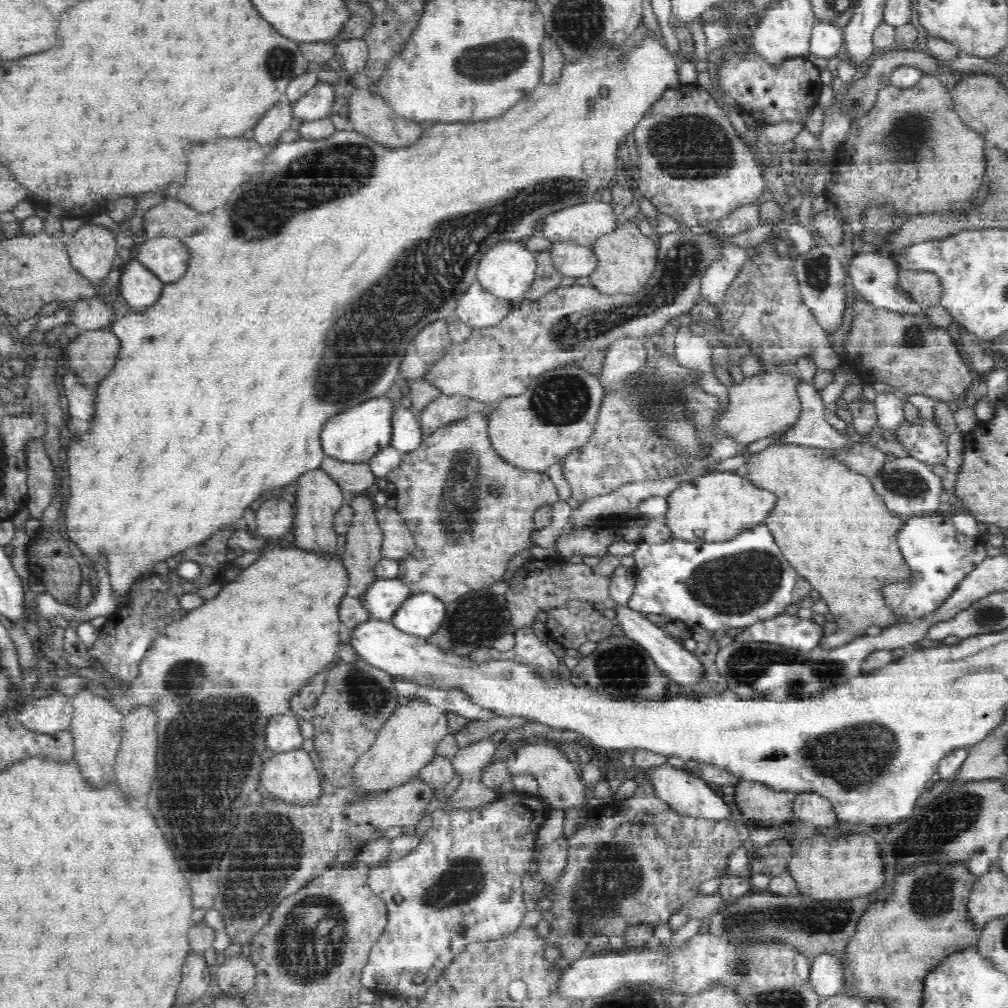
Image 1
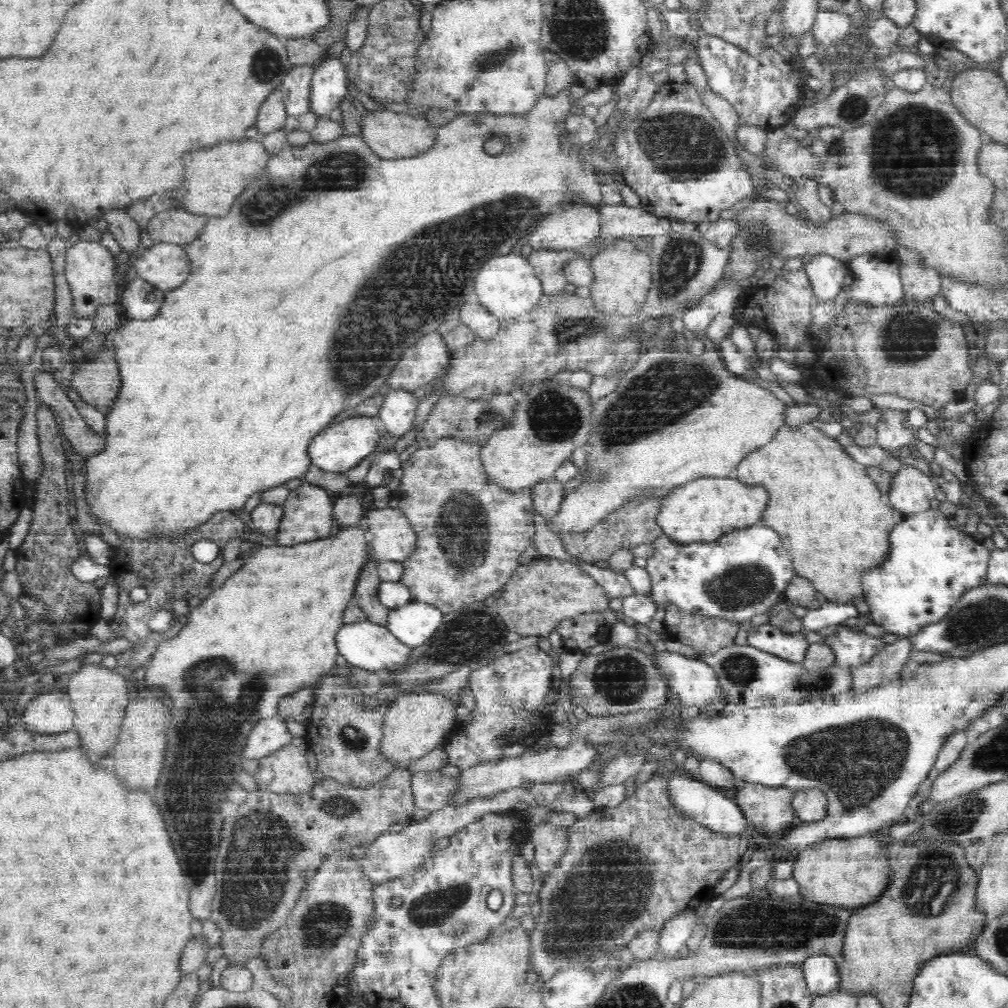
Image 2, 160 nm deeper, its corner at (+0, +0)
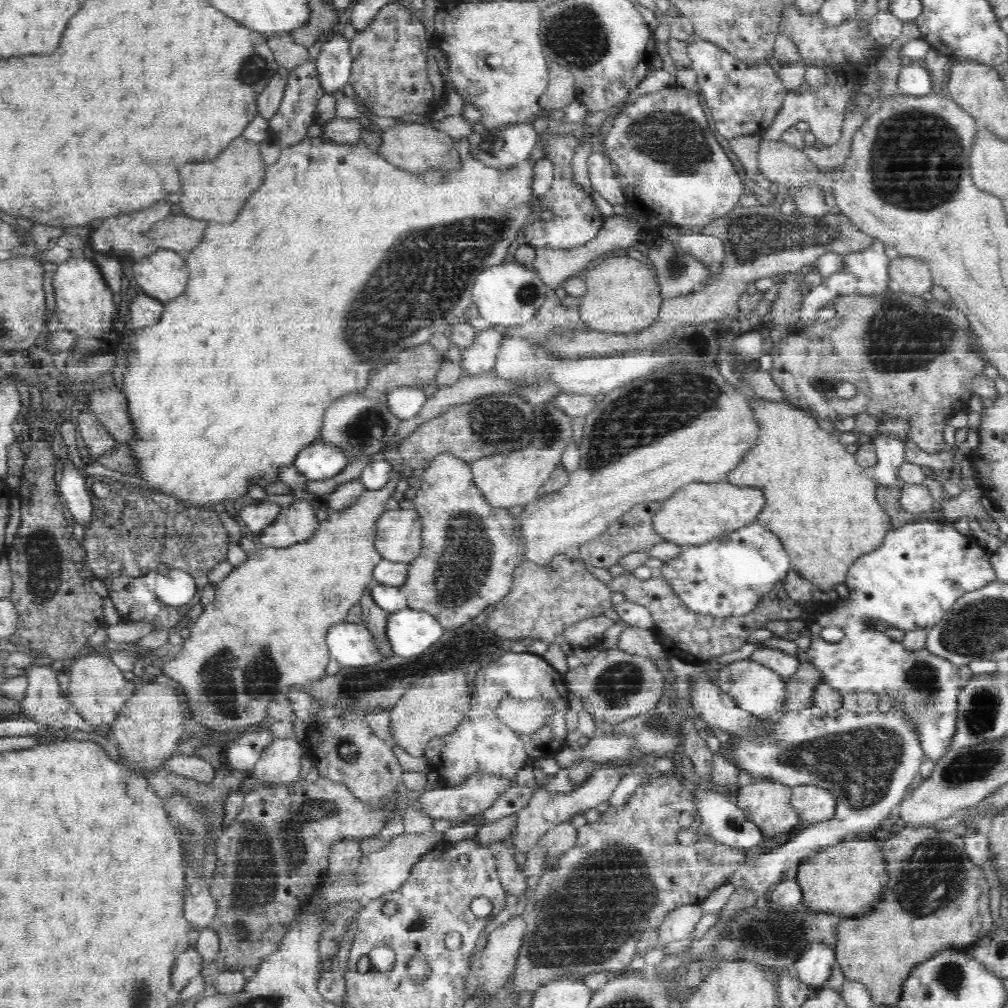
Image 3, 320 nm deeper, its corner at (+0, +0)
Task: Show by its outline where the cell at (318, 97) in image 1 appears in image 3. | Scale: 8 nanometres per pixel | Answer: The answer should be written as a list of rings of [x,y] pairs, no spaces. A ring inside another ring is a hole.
[[[334,35],[325,42],[316,60],[320,88],[324,94],[338,96],[351,79],[351,41],[343,35]]]

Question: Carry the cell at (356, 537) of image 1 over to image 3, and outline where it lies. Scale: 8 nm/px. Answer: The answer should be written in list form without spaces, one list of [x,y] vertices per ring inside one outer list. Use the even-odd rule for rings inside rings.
[[[371,585],[368,586],[359,601],[363,612],[362,624],[371,632],[375,644],[379,647],[379,652],[382,652],[383,656],[387,659],[392,656],[393,652],[387,637],[386,628],[387,620],[391,613],[380,609],[380,607],[374,603],[370,590]]]

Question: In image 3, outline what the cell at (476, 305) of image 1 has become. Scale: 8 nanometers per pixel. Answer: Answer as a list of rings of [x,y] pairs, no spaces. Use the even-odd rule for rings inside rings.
[[[491,325],[485,331],[476,332],[476,340],[465,349],[461,349],[459,366],[465,375],[476,376],[482,372],[493,370],[499,344],[503,339],[501,325]]]

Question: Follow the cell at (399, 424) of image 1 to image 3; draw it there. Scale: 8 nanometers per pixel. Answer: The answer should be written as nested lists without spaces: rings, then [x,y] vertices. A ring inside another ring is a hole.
[[[399,386],[384,395],[390,412],[402,420],[408,420],[420,414],[428,398],[424,389],[418,386]]]

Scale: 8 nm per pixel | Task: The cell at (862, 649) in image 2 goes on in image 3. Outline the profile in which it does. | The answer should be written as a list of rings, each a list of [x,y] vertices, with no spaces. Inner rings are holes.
[[[932,519],[928,520],[918,520],[908,522],[906,525],[902,525],[901,528],[891,529],[886,533],[884,542],[876,547],[874,551],[869,552],[866,555],[859,556],[854,564],[848,569],[847,579],[845,580],[846,588],[850,594],[848,598],[841,599],[829,604],[819,605],[809,614],[809,619],[807,620],[810,629],[811,643],[807,648],[805,654],[805,660],[809,662],[814,668],[817,668],[821,672],[821,677],[824,683],[830,685],[834,690],[837,690],[842,697],[850,692],[863,692],[870,694],[873,692],[878,695],[879,698],[884,698],[884,696],[892,696],[890,698],[890,708],[896,708],[901,710],[901,712],[912,712],[911,720],[914,720],[915,728],[918,728],[918,736],[920,738],[920,745],[923,746],[923,751],[925,755],[930,758],[935,764],[941,759],[941,756],[946,754],[948,750],[952,747],[952,740],[955,739],[956,732],[956,721],[957,721],[957,696],[960,694],[960,669],[958,665],[952,666],[950,668],[951,662],[942,657],[937,657],[933,655],[928,649],[923,648],[922,650],[910,651],[904,647],[904,644],[895,642],[888,634],[884,633],[882,628],[884,627],[894,627],[906,631],[913,631],[918,629],[929,629],[936,626],[946,616],[946,613],[950,611],[955,603],[964,596],[965,593],[976,591],[977,588],[984,588],[987,584],[996,582],[998,577],[996,577],[996,569],[990,561],[990,556],[992,552],[987,551],[981,547],[977,540],[973,538],[966,538],[964,534],[954,530],[954,526],[947,524],[942,526],[942,520],[934,521]],[[828,626],[838,626],[842,632],[844,632],[844,637],[838,642],[827,642],[820,637],[820,632]]]

